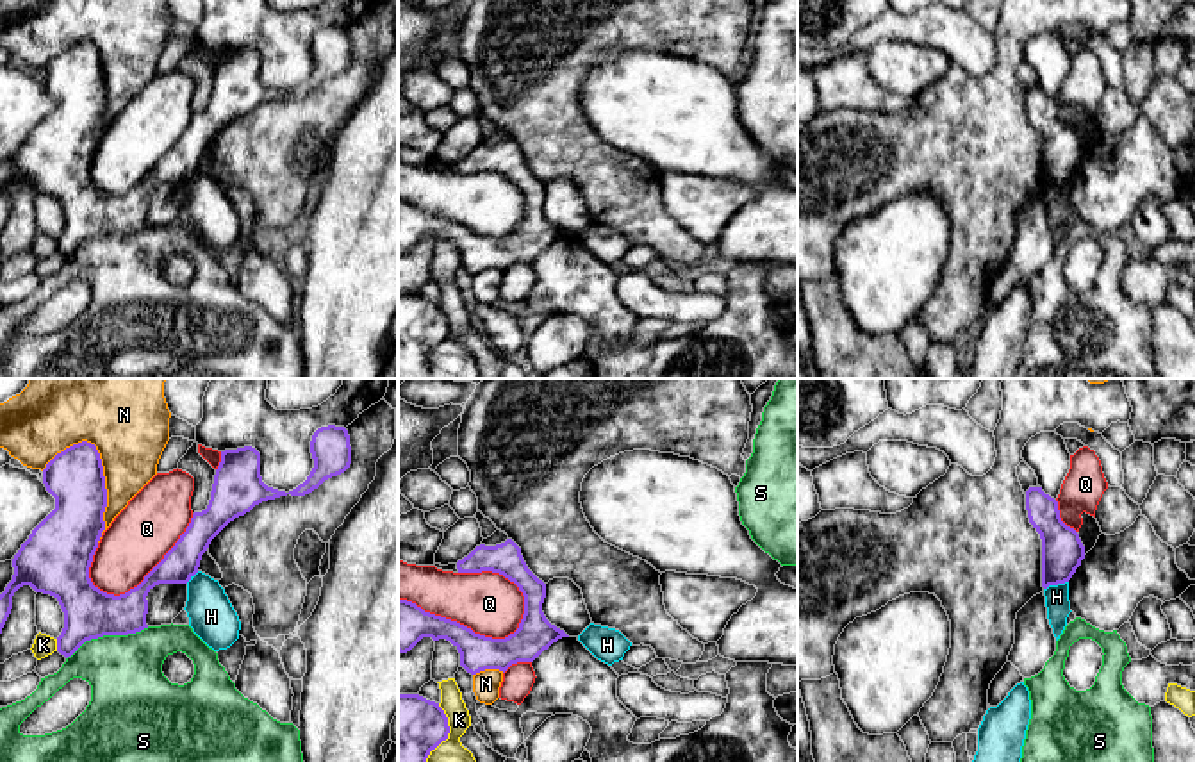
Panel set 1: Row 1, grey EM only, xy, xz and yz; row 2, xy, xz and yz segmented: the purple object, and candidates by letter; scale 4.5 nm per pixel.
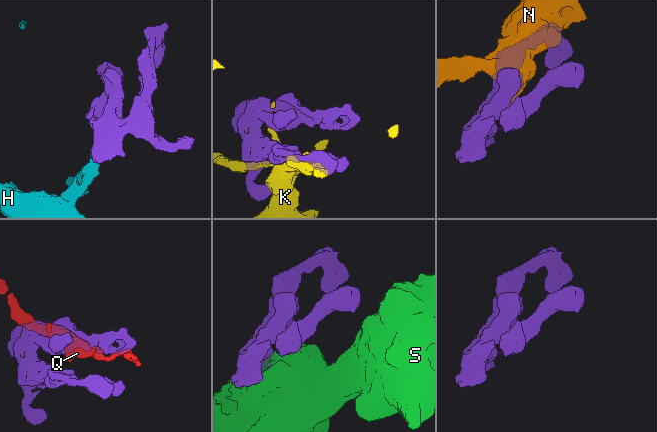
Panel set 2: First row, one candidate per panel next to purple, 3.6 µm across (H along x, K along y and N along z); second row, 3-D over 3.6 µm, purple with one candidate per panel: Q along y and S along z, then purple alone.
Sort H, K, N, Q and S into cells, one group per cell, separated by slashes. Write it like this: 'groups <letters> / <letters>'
groups H / K / N / Q / S

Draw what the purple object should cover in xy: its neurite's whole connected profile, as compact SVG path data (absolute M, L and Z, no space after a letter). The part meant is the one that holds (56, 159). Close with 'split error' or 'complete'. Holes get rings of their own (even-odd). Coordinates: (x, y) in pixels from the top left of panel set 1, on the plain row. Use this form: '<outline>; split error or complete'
M321 27L310 41L314 68L307 80L285 93L268 87L260 77L260 54L252 48L221 52L221 62L214 75L211 100L205 111L194 112L189 127L164 155L164 159L144 177L144 180L125 195L114 196L100 191L89 178L93 155L105 130L103 112L107 89L100 54L95 45L82 41L57 54L43 70L43 84L55 98L55 109L32 130L12 159L14 175L0 195L0 234L12 209L14 193L30 186L36 193L54 196L64 212L64 228L57 237L57 252L71 257L86 241L103 236L128 236L148 228L148 193L159 184L187 184L200 168L202 155L211 141L235 118L244 116L255 105L280 96L305 96L325 80L344 73L351 64L350 36L344 27Z; complete

